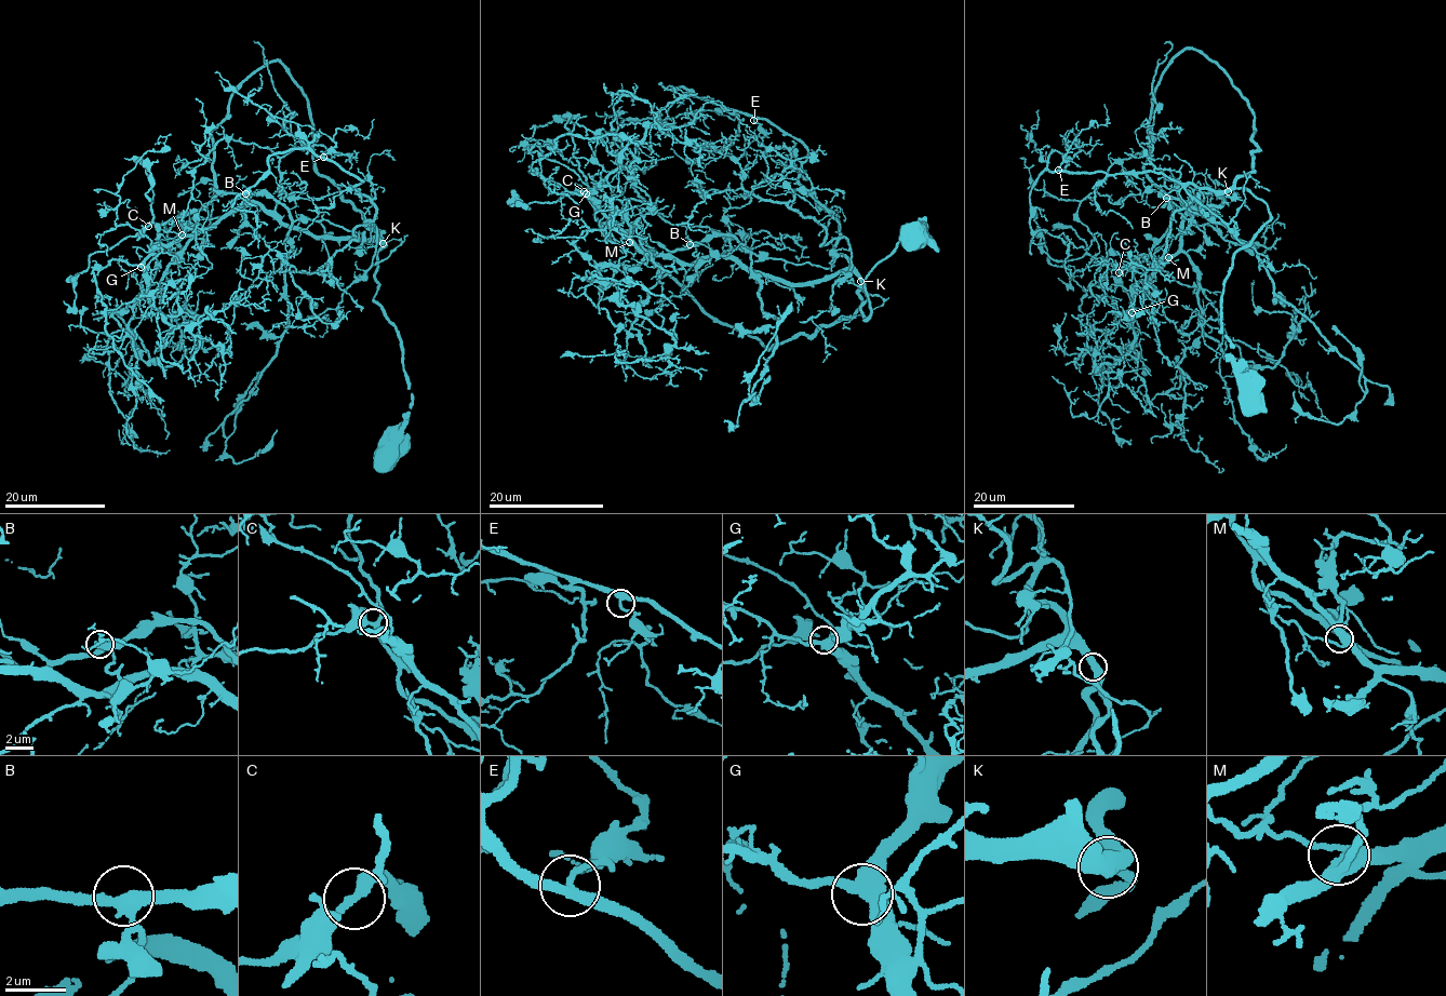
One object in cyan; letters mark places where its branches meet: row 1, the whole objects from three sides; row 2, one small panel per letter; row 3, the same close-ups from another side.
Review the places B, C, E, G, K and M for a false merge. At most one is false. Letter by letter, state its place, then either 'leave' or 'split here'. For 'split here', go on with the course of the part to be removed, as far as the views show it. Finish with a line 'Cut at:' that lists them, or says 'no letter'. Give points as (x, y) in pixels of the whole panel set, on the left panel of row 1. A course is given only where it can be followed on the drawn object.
B: (245, 193) | leave
C: (148, 226) | leave
E: (323, 157) | leave
G: (141, 267) | leave
K: (383, 243) | leave
M: (182, 234) | leave
Cut at: no letter

